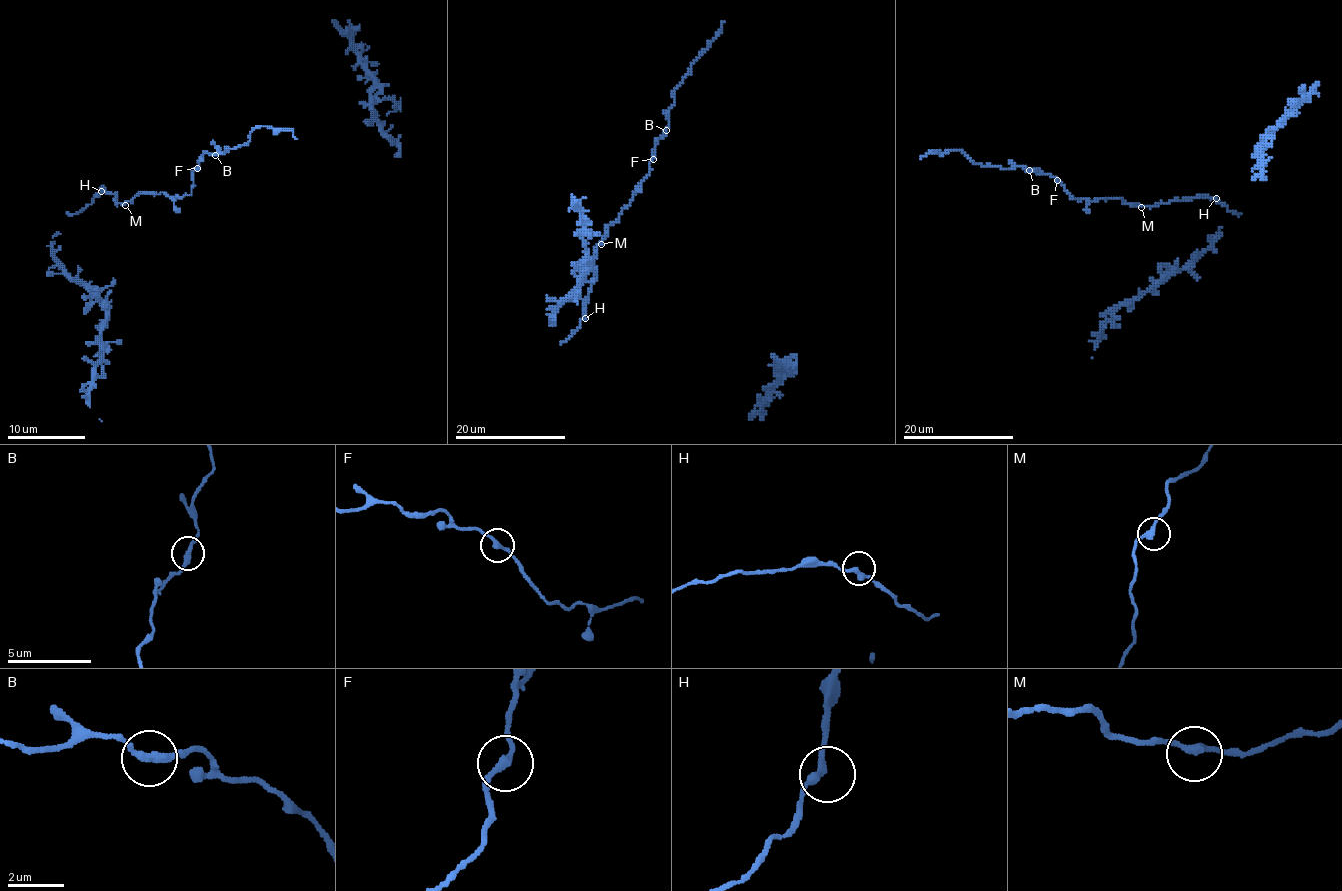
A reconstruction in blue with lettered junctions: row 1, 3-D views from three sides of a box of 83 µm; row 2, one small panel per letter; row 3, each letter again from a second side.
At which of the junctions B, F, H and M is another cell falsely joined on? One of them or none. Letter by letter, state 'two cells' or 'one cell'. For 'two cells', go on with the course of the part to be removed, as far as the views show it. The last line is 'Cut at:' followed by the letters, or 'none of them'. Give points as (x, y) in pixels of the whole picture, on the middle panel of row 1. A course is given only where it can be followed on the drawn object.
B: one cell
F: one cell
H: one cell
M: one cell
Cut at: none of them

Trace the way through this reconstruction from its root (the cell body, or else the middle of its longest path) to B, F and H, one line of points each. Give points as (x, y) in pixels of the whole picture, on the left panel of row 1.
B: (115, 194), (117, 205), (131, 201), (139, 194), (189, 195), (199, 159), (205, 153), (215, 155)
F: (115, 194), (117, 205), (131, 201), (139, 194), (189, 195), (193, 170), (197, 168)
H: (115, 194), (101, 191)

